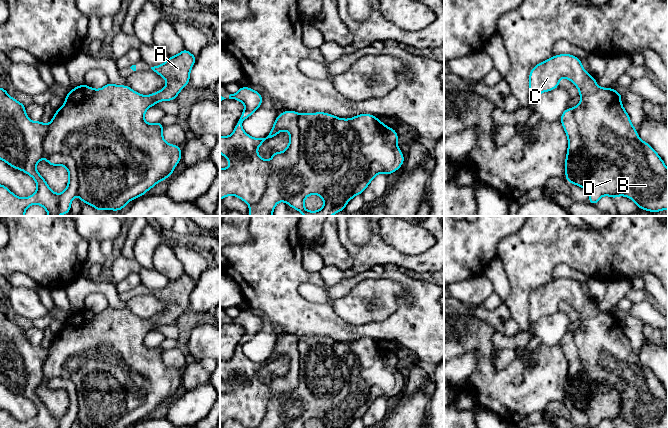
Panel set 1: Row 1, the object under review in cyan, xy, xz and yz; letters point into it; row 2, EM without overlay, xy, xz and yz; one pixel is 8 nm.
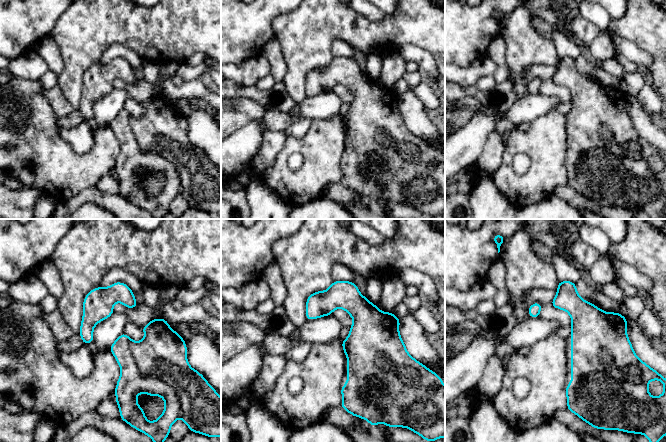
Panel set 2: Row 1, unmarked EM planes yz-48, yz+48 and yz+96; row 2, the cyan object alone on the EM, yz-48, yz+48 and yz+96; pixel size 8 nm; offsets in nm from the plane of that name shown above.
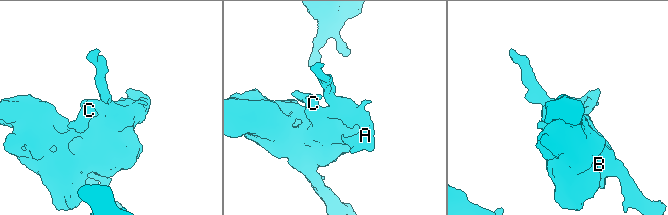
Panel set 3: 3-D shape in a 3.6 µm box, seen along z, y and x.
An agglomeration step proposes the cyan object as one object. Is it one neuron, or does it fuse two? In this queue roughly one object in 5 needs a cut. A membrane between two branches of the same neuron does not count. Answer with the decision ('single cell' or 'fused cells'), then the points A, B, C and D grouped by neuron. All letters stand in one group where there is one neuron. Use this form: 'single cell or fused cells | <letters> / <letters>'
single cell | A B C D

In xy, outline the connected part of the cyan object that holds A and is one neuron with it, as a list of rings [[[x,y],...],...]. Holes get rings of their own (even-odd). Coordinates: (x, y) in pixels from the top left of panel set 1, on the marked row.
[[[183,49],[178,55],[170,56],[165,63],[151,67],[167,83],[165,88],[151,95],[141,95],[127,85],[114,85],[110,82],[101,89],[93,89],[85,84],[77,86],[67,93],[64,104],[55,111],[49,124],[44,124],[41,120],[32,122],[26,114],[25,105],[9,96],[6,89],[0,88],[0,159],[30,175],[37,184],[36,192],[25,198],[17,197],[9,188],[0,184],[0,216],[25,216],[25,210],[34,204],[44,207],[48,216],[65,215],[70,212],[71,202],[76,195],[81,202],[98,211],[119,211],[129,201],[145,195],[158,182],[172,175],[181,161],[181,147],[167,143],[163,139],[163,124],[148,124],[144,115],[149,107],[159,101],[176,99],[180,91],[189,84],[190,71],[196,59],[196,56]],[[43,158],[51,166],[67,168],[69,181],[62,193],[53,192],[36,170],[37,163]]]

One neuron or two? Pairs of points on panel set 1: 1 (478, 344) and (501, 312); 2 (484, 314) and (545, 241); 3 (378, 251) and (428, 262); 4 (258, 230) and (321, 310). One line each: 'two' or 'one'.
1: two
2: two
3: one
4: one

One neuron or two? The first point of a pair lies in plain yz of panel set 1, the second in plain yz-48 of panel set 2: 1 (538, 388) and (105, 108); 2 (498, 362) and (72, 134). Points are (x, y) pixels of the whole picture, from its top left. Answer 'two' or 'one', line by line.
1: two
2: one

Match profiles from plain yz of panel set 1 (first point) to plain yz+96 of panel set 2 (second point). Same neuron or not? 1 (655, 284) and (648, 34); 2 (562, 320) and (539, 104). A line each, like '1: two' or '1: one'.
1: two
2: one

